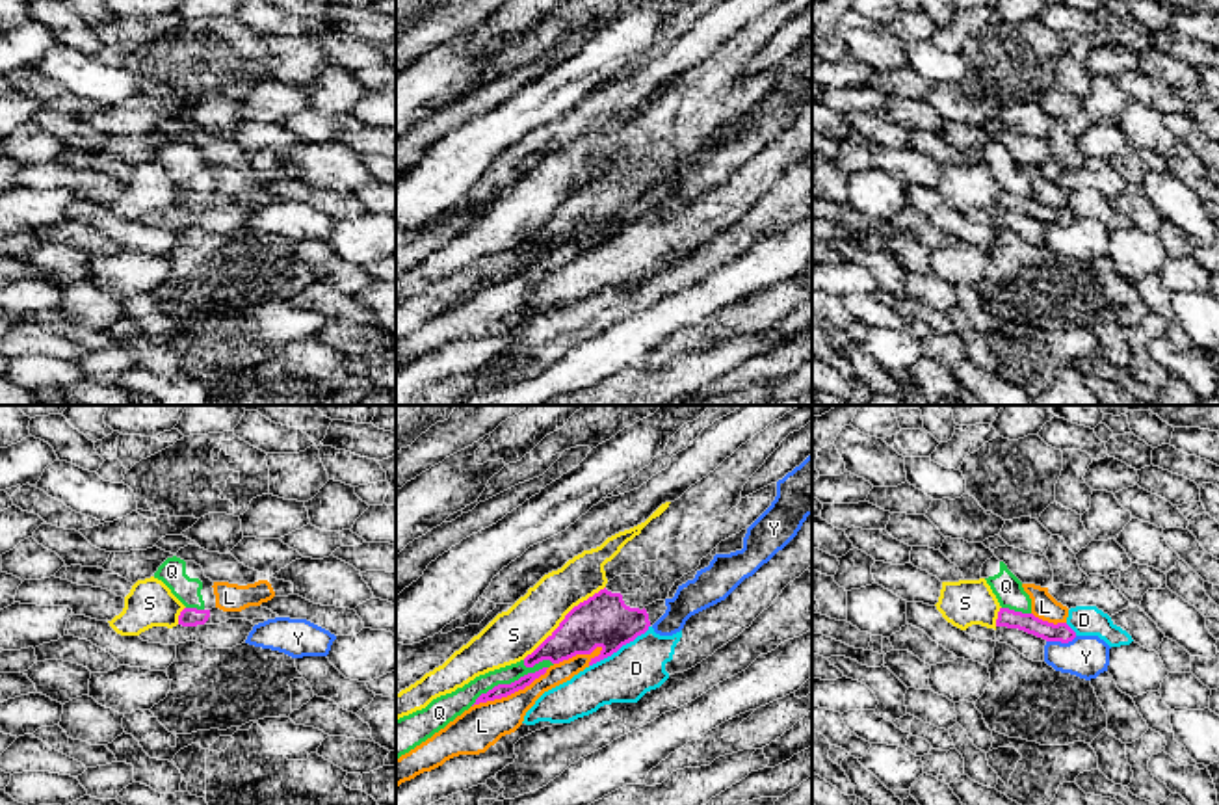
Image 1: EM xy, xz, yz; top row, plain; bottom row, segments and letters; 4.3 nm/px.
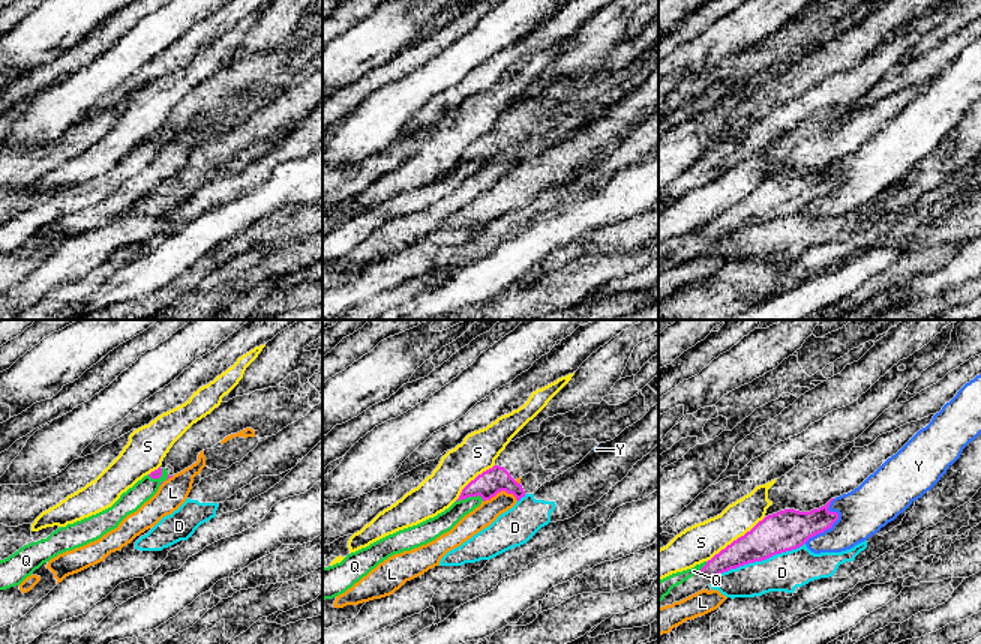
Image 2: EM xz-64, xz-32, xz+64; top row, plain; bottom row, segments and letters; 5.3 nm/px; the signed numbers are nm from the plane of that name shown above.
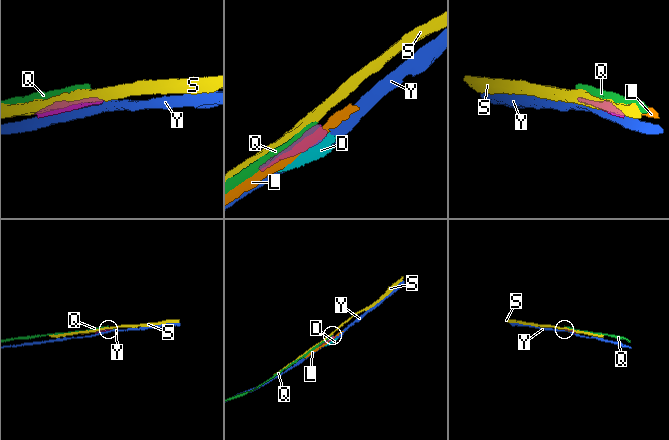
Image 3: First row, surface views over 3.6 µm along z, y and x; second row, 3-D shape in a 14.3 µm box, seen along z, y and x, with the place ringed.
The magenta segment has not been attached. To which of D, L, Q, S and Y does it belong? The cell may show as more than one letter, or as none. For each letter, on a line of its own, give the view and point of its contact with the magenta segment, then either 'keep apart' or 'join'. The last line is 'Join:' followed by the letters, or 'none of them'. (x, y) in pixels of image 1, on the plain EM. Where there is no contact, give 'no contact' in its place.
D: contact xz (619, 231); keep apart
L: contact xz (510, 277); keep apart
Q: contact xz (508, 268); keep apart
S: contact xz (563, 203); keep apart
Y: contact yz (1061, 225); keep apart
Join: none of them

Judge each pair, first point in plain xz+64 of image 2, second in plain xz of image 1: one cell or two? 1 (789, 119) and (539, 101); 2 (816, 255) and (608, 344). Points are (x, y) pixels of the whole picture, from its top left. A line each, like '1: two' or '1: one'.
1: two
2: two

